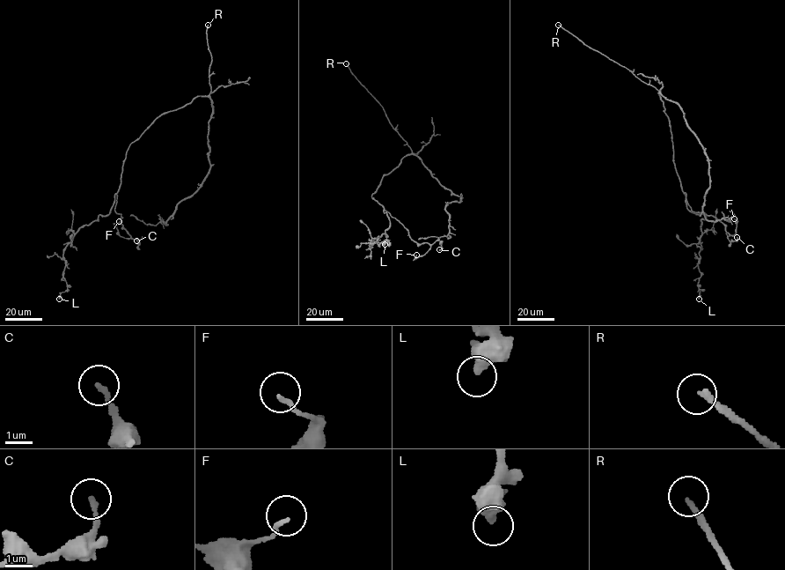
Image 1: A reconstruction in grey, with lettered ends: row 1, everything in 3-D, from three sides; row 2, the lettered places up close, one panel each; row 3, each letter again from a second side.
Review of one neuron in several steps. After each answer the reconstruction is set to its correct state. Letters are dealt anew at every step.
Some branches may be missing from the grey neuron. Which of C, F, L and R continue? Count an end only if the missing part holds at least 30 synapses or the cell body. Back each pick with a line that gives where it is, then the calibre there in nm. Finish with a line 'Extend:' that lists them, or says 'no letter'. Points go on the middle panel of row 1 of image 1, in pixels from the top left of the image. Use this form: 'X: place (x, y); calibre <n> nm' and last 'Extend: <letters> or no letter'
R: place (346, 63); calibre 180 nm
Extend: R

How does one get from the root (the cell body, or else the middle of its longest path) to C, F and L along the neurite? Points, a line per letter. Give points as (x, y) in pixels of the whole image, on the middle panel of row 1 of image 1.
C: (391, 172), (384, 175), (371, 198), (407, 229), (410, 238), (420, 244), (439, 240), (439, 249)
F: (391, 172), (384, 175), (371, 197), (407, 229), (410, 238), (430, 246), (423, 255), (415, 258), (416, 255)
L: (391, 172), (371, 196), (384, 206), (390, 225), (387, 236), (370, 244), (385, 244)

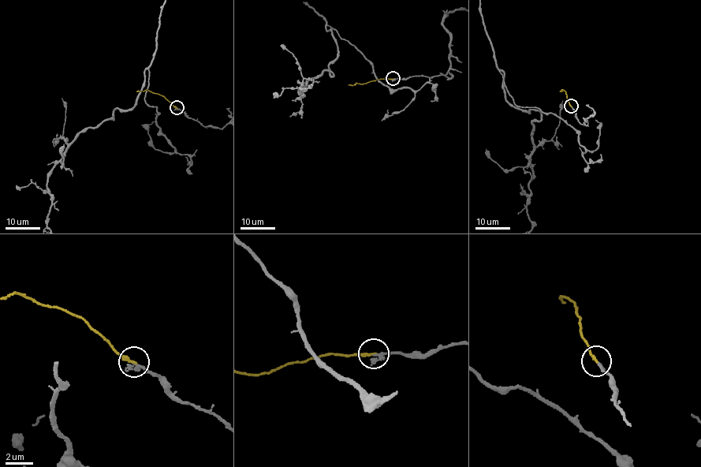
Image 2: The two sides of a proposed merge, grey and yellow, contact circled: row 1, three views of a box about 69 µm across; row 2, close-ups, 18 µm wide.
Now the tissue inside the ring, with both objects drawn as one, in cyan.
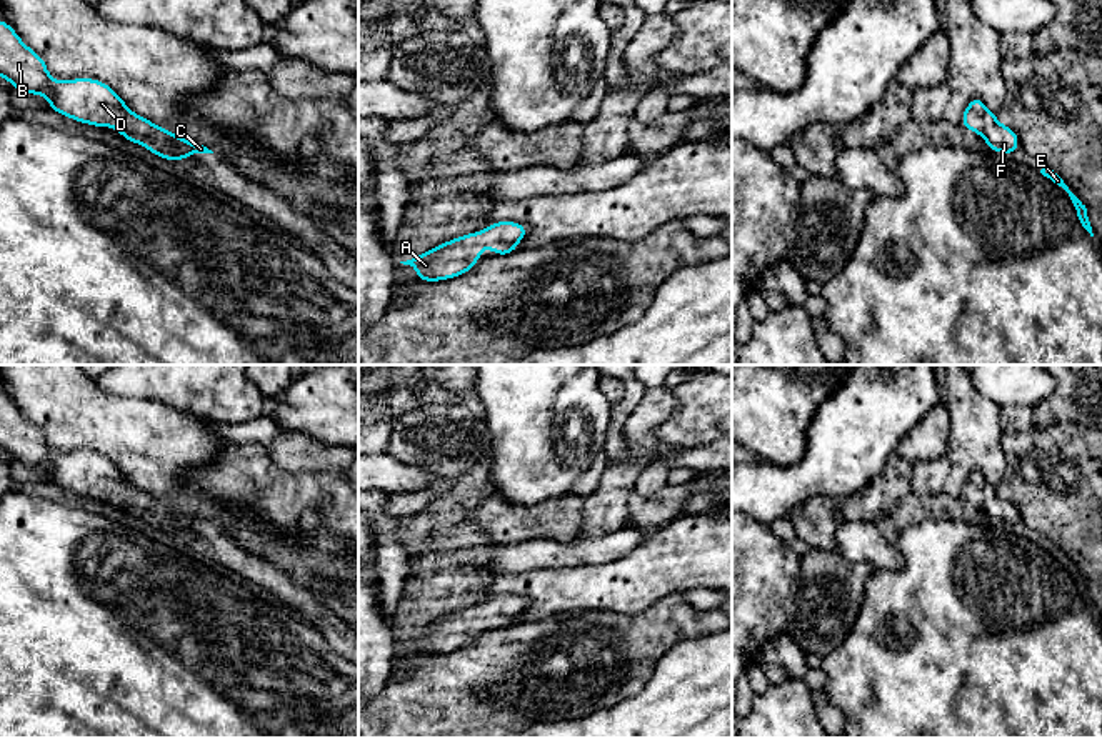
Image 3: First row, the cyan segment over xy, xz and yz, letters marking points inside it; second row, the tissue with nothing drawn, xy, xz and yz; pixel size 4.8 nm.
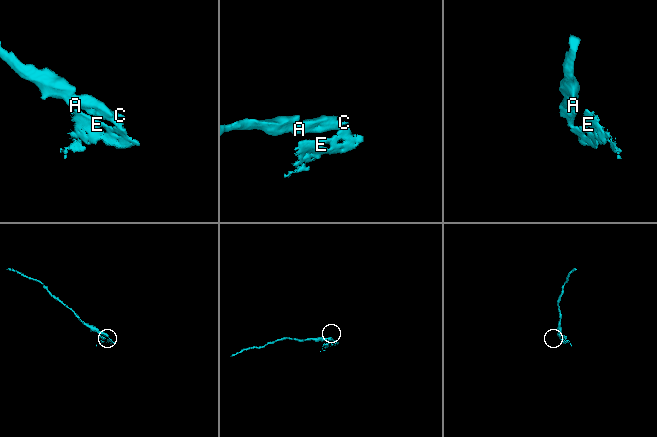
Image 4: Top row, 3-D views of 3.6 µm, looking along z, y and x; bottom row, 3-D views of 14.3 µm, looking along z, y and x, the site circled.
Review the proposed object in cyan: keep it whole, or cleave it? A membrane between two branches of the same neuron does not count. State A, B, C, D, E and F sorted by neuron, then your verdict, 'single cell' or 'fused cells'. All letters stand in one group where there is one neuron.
A B C D E F; single cell

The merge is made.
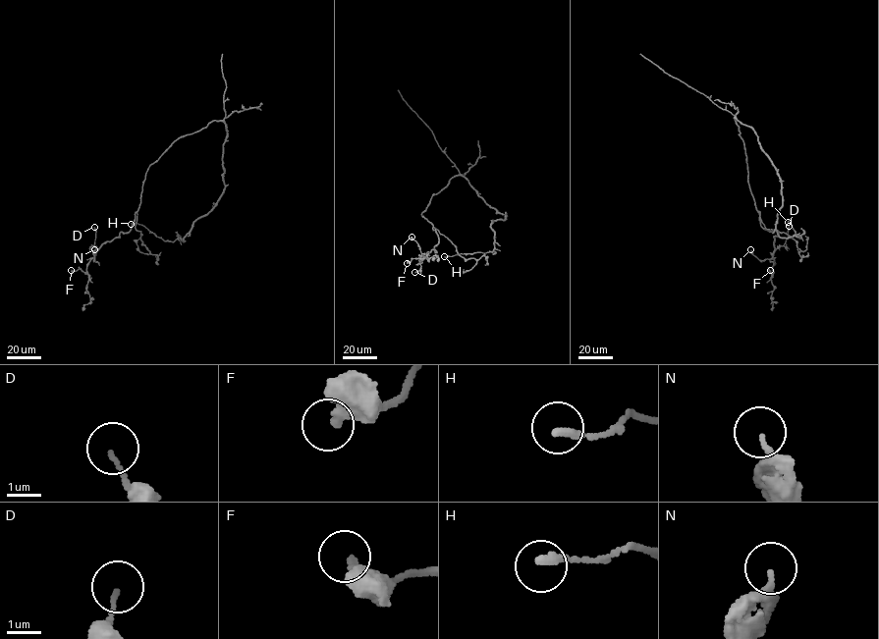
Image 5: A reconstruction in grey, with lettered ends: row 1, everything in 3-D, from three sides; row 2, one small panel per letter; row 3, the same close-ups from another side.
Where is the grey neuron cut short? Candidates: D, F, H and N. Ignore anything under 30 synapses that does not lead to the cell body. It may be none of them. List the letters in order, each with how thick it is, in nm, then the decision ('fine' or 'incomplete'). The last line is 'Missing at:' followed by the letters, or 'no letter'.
D: calibre 110 nm; fine
F: calibre 440 nm; fine
H: calibre 240 nm; fine
N: calibre 200 nm; fine
Missing at: no letter

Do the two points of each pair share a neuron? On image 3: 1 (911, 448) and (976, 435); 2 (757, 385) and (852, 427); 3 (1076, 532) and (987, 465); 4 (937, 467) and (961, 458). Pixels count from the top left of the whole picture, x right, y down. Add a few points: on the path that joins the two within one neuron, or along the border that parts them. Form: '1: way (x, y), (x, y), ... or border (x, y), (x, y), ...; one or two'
1: border (944, 403), (949, 413), (946, 453); two
2: border (842, 382), (817, 408), (807, 430), (806, 448); two
3: border (1002, 437), (1006, 473), (994, 485); two
4: border (946, 455), (949, 477), (942, 490); two

